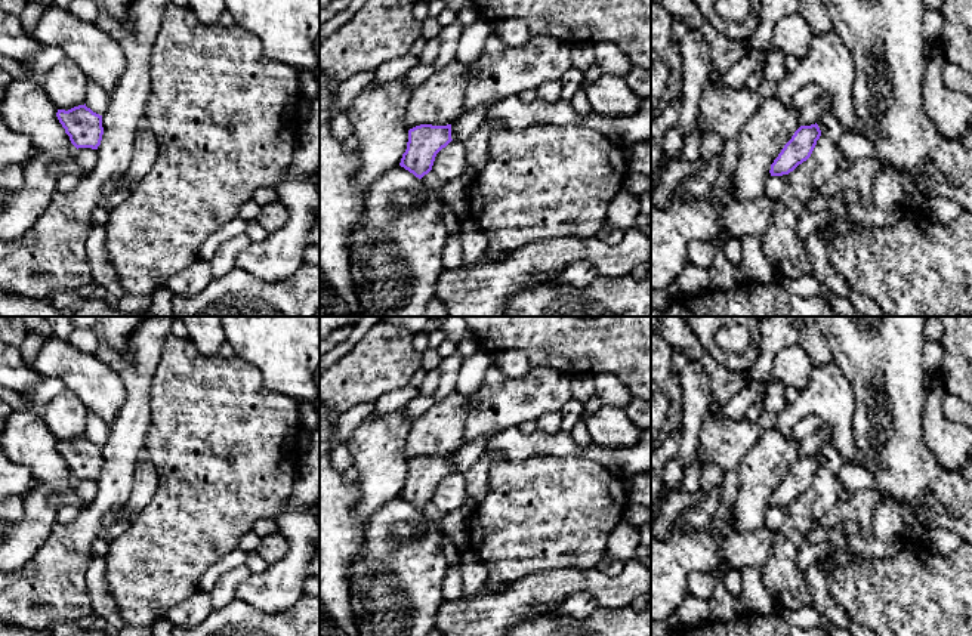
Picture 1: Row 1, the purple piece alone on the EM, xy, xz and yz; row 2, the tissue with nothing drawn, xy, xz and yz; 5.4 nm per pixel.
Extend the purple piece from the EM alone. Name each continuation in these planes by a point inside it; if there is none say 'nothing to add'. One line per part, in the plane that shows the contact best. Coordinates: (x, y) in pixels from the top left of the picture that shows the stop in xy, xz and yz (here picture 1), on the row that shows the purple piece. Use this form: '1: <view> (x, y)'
nothing to add

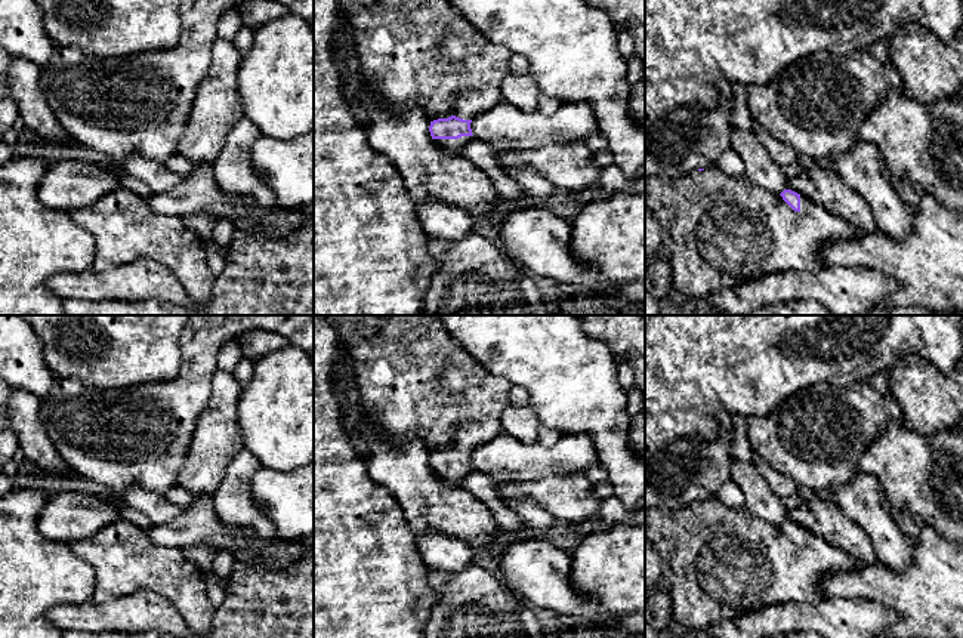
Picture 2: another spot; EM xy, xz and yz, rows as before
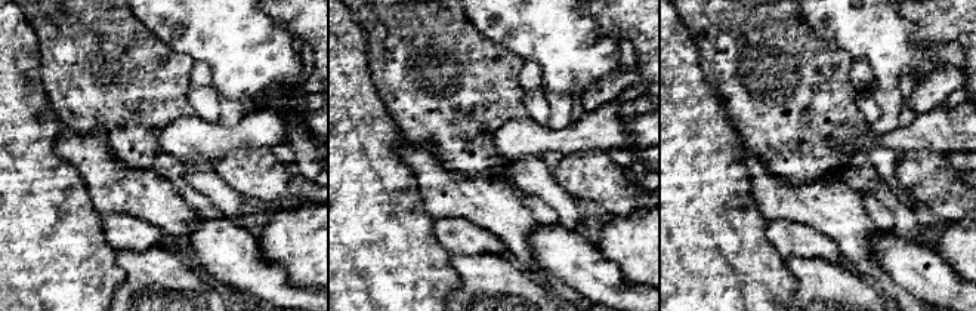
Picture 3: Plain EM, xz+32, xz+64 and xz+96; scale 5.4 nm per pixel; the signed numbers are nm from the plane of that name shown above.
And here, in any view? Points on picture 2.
1: xz (423, 55)

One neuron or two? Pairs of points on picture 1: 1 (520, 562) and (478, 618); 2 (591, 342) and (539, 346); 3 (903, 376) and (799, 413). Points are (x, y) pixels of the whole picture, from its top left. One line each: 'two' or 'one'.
1: two
2: one
3: two

